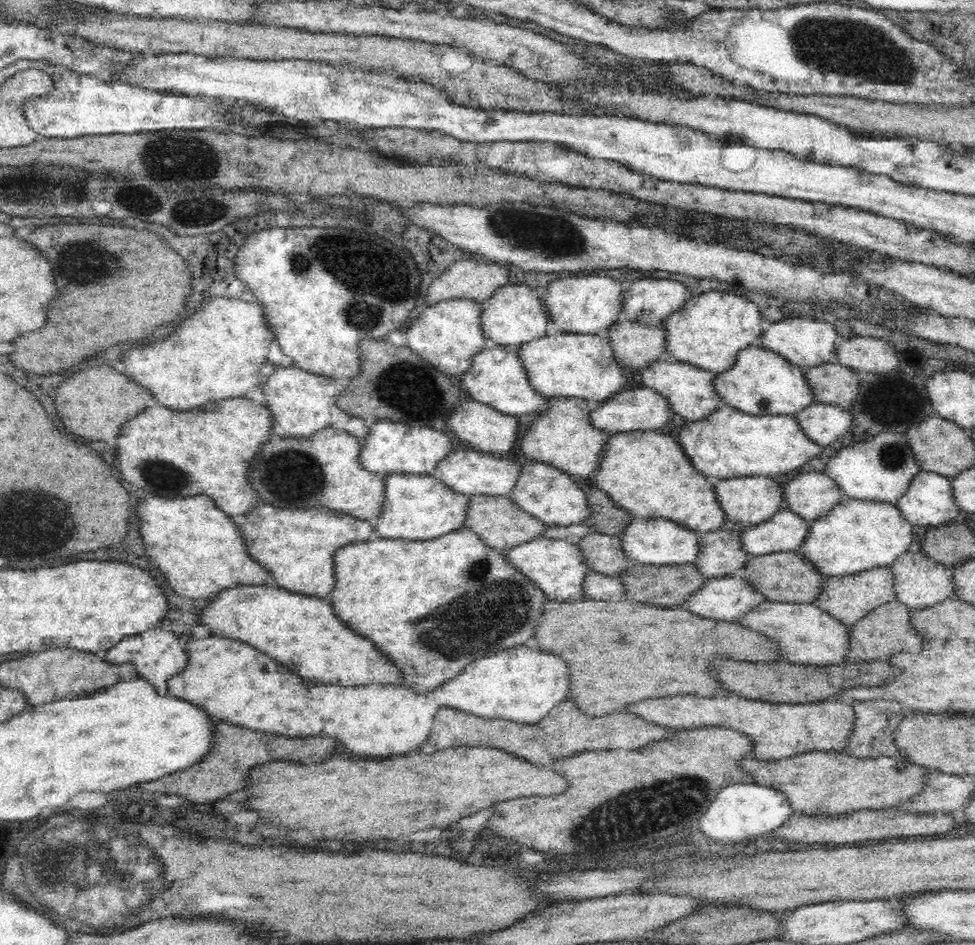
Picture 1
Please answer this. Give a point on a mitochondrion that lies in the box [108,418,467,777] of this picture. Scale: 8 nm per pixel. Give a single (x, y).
(292, 476)

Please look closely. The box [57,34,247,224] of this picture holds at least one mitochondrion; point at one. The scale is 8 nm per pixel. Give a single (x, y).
(158, 157)

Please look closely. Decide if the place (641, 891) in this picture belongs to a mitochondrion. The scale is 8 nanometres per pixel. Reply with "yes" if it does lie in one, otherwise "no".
no

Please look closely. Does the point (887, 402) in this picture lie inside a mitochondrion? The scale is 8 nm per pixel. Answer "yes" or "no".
no

